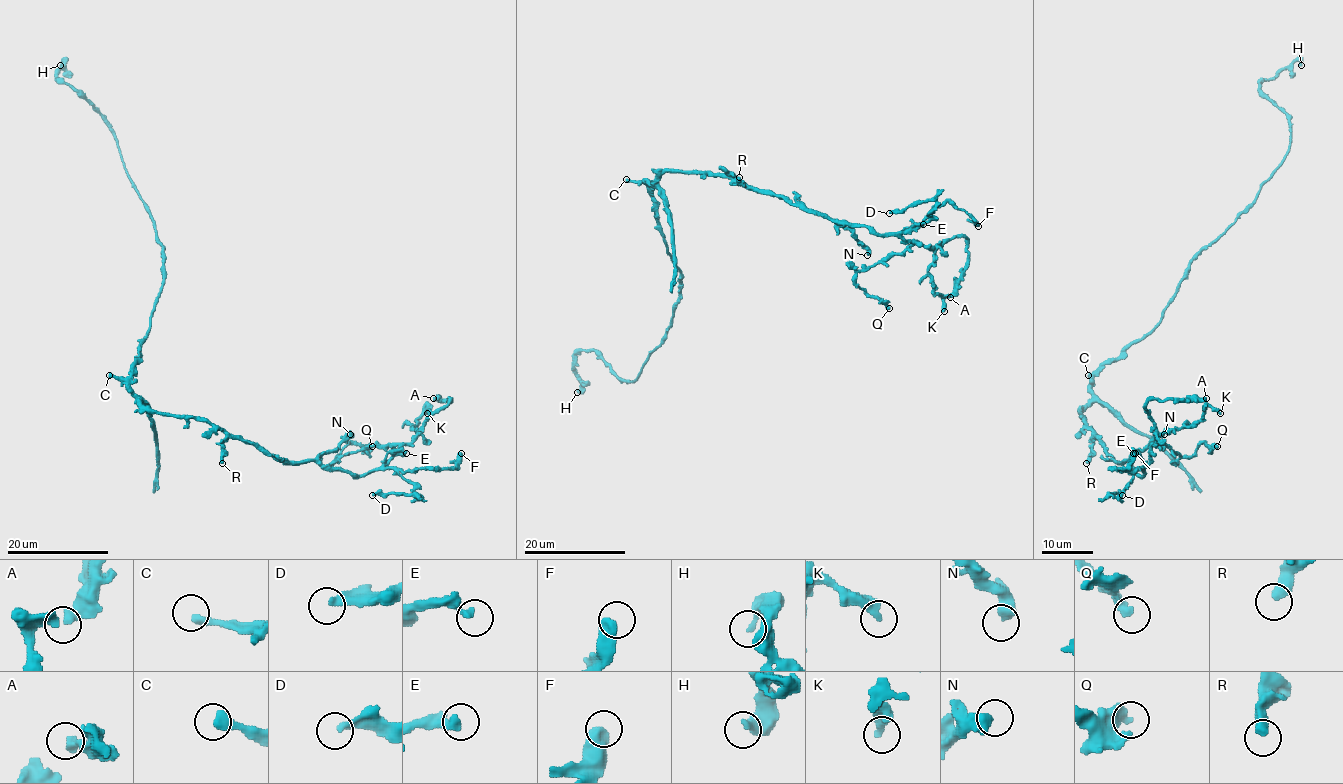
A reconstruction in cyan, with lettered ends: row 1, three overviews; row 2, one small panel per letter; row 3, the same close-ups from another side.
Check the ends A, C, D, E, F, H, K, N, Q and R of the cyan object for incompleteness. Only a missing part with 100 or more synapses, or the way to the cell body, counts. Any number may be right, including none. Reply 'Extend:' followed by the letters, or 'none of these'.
Extend: none of these

